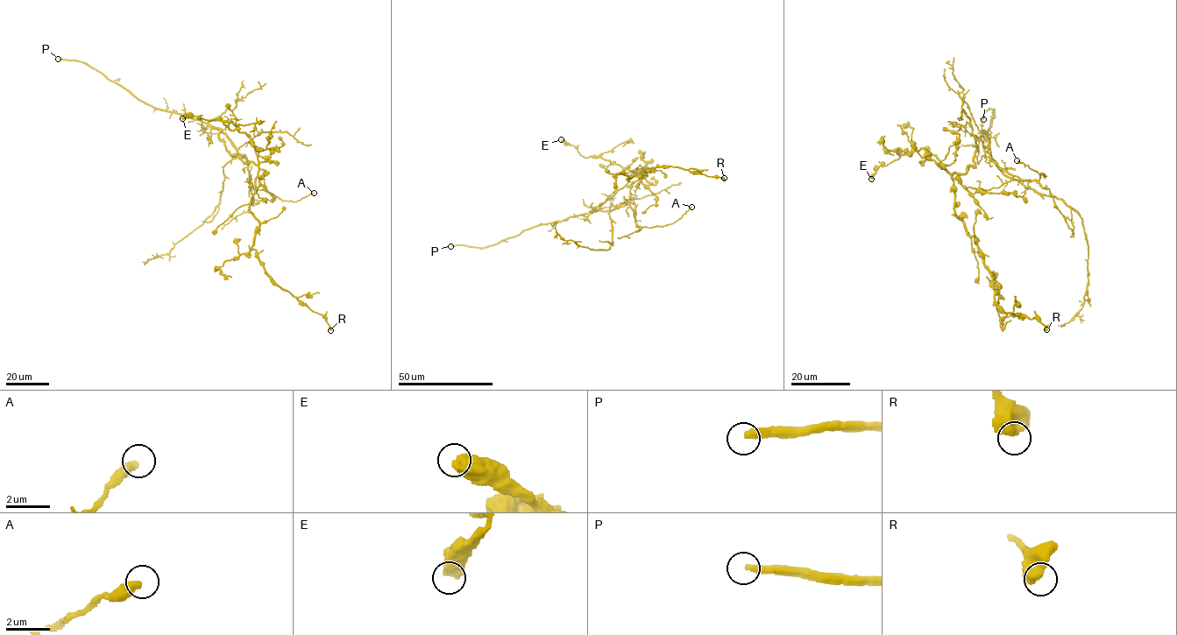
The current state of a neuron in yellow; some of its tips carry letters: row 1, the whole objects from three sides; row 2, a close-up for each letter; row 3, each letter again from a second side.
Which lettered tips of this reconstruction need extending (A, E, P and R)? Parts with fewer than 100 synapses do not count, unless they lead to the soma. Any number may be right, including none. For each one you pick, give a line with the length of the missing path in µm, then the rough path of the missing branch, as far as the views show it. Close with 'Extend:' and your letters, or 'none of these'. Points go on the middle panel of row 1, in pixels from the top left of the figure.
P: about 170 µm are missing
Extend: P

